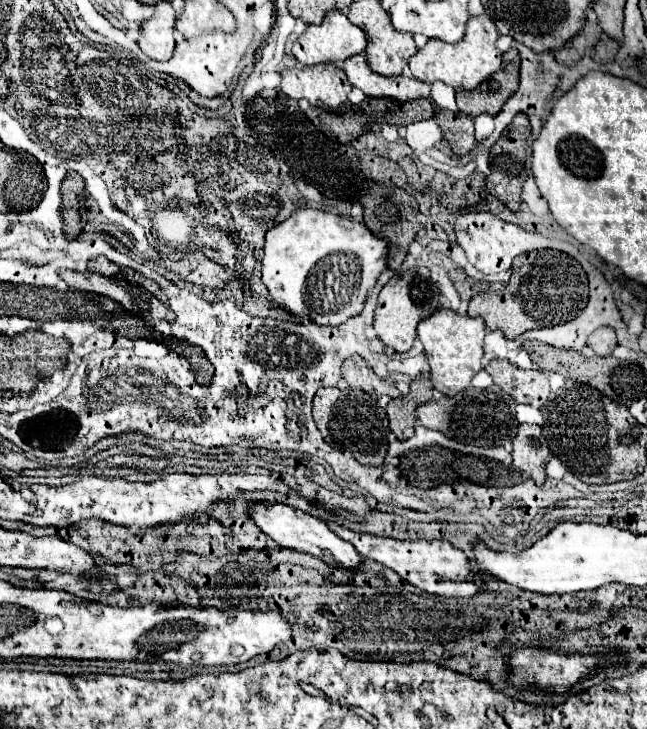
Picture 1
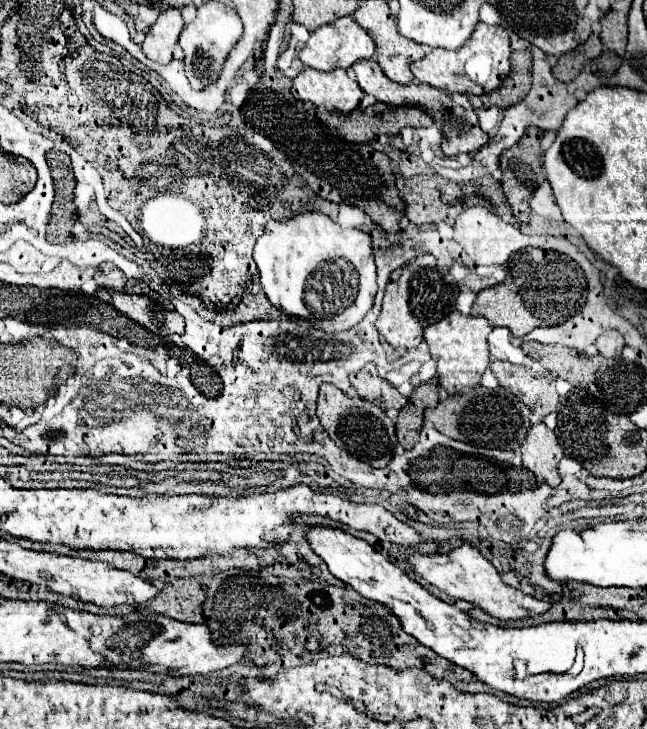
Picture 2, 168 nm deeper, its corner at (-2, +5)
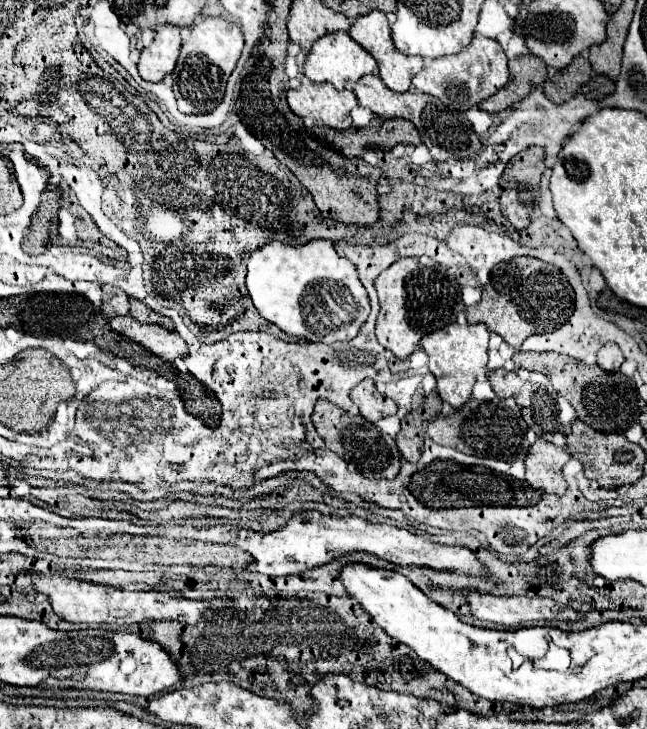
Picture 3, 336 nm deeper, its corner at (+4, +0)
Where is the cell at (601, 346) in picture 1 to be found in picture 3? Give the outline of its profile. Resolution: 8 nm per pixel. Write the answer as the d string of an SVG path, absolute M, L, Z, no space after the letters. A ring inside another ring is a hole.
M605 344L599 352L597 352L597 364L607 370L607 372L617 372L619 366L623 364L623 352L619 350L617 344Z

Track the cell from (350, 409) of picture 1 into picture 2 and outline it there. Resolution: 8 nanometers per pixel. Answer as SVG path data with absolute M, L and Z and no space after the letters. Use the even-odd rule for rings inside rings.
M323 383L319 387L317 417L323 425L323 429L329 433L331 441L337 447L347 449L357 459L369 463L371 467L387 467L387 463L391 461L393 449L397 445L395 425L379 405L373 405L371 401L365 401L361 397L349 397L335 385Z

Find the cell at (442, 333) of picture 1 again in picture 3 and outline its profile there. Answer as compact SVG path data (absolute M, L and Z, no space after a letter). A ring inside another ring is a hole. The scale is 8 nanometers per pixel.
M447 324L441 330L425 334L421 348L429 356L429 370L437 378L437 392L443 402L449 402L453 408L461 408L471 398L471 388L477 382L477 376L485 376L487 366L487 342L489 330L485 324Z

